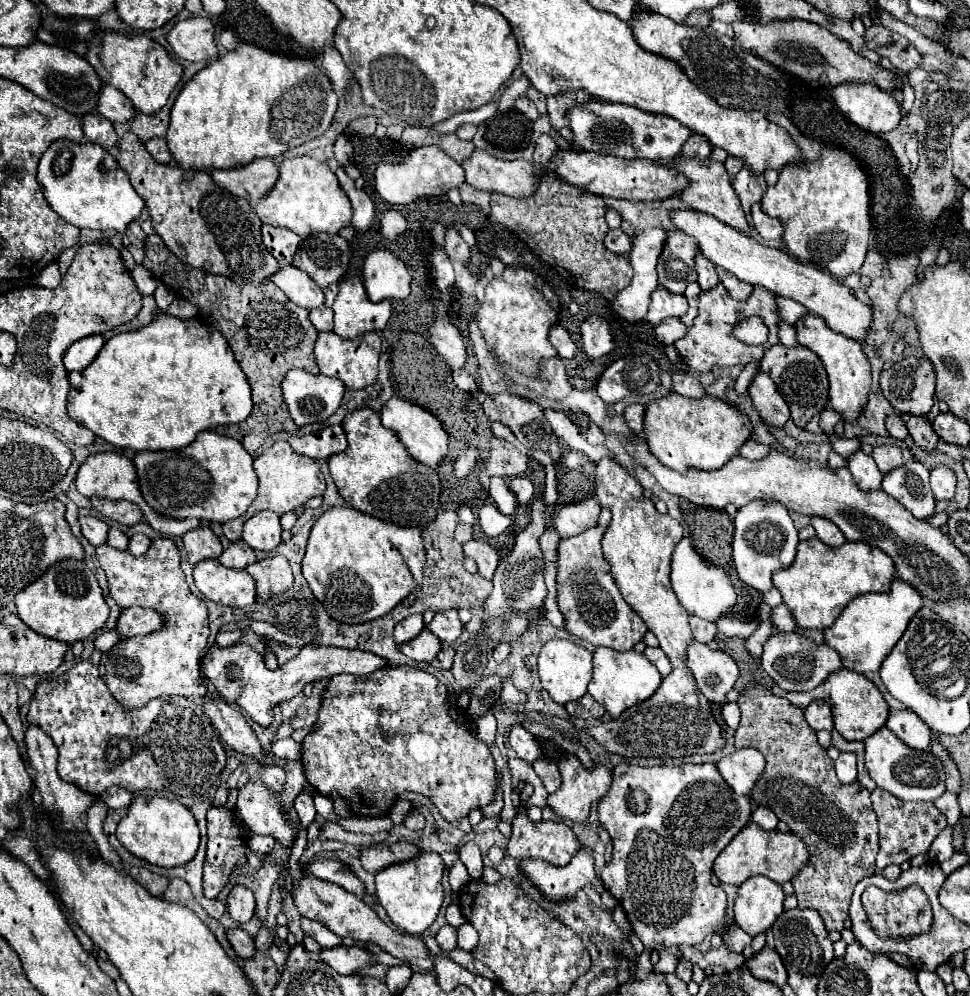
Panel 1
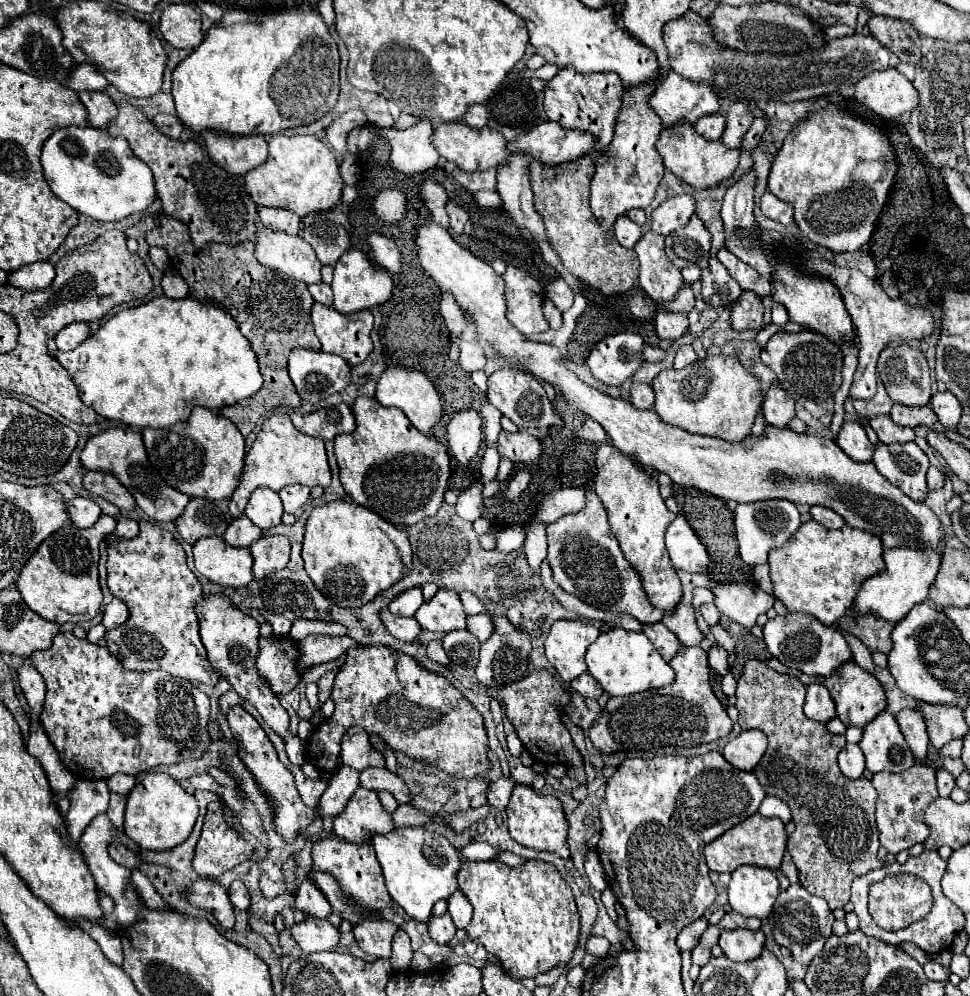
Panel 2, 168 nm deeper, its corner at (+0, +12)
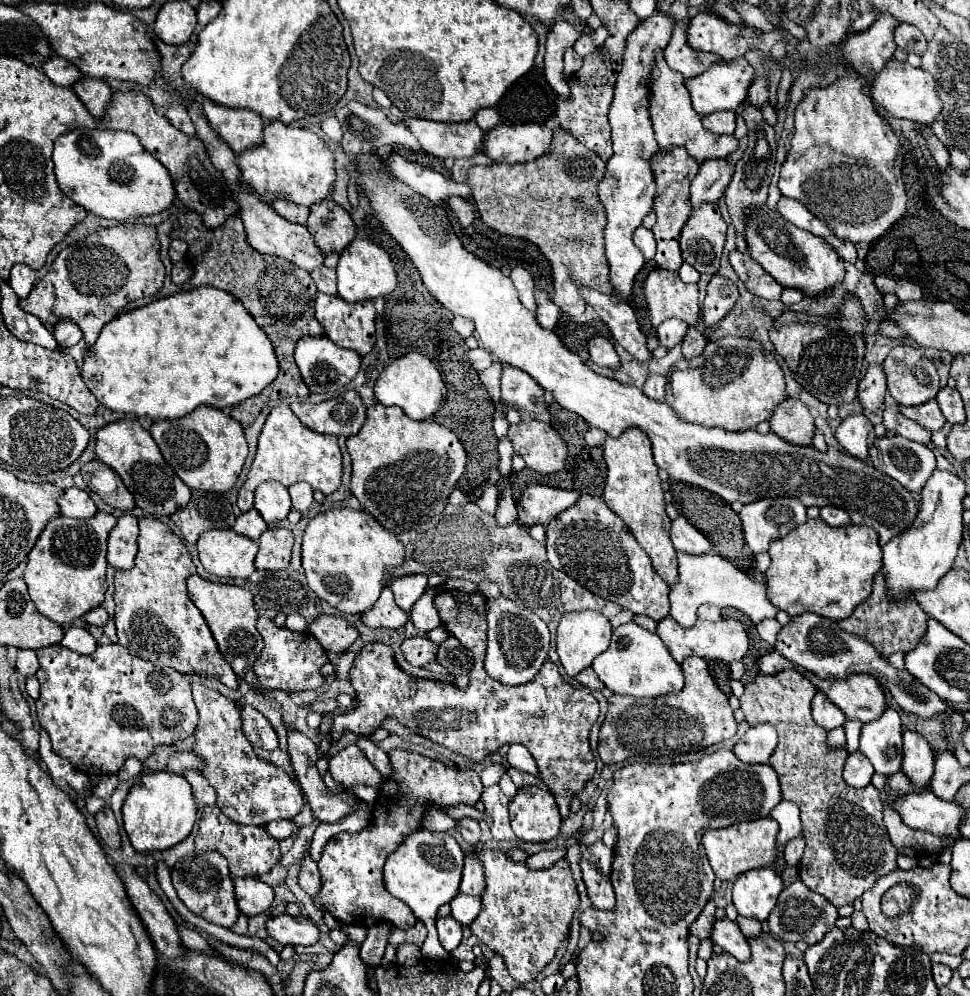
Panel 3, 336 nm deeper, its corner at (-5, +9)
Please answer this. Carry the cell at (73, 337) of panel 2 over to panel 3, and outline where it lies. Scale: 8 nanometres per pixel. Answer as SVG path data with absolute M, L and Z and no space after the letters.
M69 321L55 323L55 327L53 327L53 335L55 335L57 343L59 343L63 349L69 349L69 347L77 345L77 343L83 339L81 329L79 329L75 323L69 323Z

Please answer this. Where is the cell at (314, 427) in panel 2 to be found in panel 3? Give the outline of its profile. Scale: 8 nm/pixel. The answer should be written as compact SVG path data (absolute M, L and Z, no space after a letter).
M349 389L323 403L291 403L293 413L305 427L329 435L357 435L365 421L365 405L357 391Z

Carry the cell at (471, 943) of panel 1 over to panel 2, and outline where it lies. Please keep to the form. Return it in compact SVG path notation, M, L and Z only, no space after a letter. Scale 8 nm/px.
M456 890L448 898L448 912L450 912L456 928L466 928L472 920L472 904L468 902L468 898L460 890Z

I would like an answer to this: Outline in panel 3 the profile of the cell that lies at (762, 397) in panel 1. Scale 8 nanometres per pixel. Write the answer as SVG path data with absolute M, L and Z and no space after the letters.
M793 397L781 401L771 415L771 431L781 439L797 445L811 445L811 437L815 431L813 415L809 409Z

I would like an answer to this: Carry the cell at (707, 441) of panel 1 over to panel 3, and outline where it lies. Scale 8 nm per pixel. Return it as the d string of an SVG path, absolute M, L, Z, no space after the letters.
M723 337L709 341L703 355L697 359L683 359L673 365L667 375L665 403L685 419L705 427L721 427L725 431L755 429L757 423L771 417L773 407L783 401L785 379L769 351L757 341L741 337Z

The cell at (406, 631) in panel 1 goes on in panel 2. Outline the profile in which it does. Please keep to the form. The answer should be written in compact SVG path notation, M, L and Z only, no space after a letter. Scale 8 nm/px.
M408 588L400 592L400 596L396 596L388 608L392 614L398 614L398 616L414 616L414 612L420 608L422 602L424 602L422 588Z

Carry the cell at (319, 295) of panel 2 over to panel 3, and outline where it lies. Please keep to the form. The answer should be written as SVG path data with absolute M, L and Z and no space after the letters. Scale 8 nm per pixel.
M319 267L317 271L311 273L317 291L323 291L327 295L337 295L337 279L335 279L335 269L327 269L327 267Z

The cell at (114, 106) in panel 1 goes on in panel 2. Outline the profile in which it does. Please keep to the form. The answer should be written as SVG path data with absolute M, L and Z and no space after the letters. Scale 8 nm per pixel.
M76 64L72 68L72 76L68 76L68 88L80 92L80 90L106 90L108 80L92 66L92 64Z

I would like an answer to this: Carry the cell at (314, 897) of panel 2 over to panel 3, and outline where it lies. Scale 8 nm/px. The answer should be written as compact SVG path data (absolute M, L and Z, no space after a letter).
M305 851L303 861L301 861L301 871L299 871L299 887L309 893L311 897L317 897L321 891L321 875L317 869L317 863L309 859L309 853Z

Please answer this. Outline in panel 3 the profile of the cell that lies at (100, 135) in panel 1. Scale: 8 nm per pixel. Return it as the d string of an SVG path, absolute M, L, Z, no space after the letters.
M85 77L81 81L75 83L73 91L79 95L79 99L85 103L87 111L95 117L95 119L103 119L101 115L107 113L107 107L111 103L111 89L107 87L105 81L101 79L91 79L91 77Z

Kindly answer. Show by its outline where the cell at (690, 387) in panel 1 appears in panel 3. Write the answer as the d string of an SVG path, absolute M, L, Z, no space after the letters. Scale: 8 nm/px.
M691 327L683 339L683 357L693 359L693 357L701 355L705 345L707 345L707 339L699 331L695 331L695 327Z

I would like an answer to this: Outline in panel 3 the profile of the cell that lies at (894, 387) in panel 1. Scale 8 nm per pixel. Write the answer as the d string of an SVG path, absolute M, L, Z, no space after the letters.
M899 345L891 349L883 363L883 369L887 375L887 389L899 405L923 405L935 399L937 391L941 389L935 365L925 355L921 355L921 351L913 345Z

